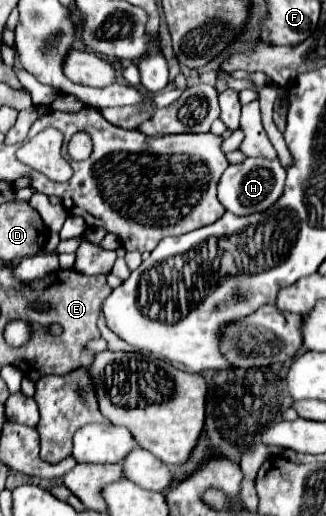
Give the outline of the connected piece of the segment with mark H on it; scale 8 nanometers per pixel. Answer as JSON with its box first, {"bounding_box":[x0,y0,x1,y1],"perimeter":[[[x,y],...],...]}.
{"bounding_box":[218,157,286,215],"perimeter":[[[248,157],[244,163],[228,165],[218,181],[218,201],[236,215],[250,215],[262,209],[268,209],[284,189],[286,171],[280,165],[280,159],[266,159],[266,157]]]}

